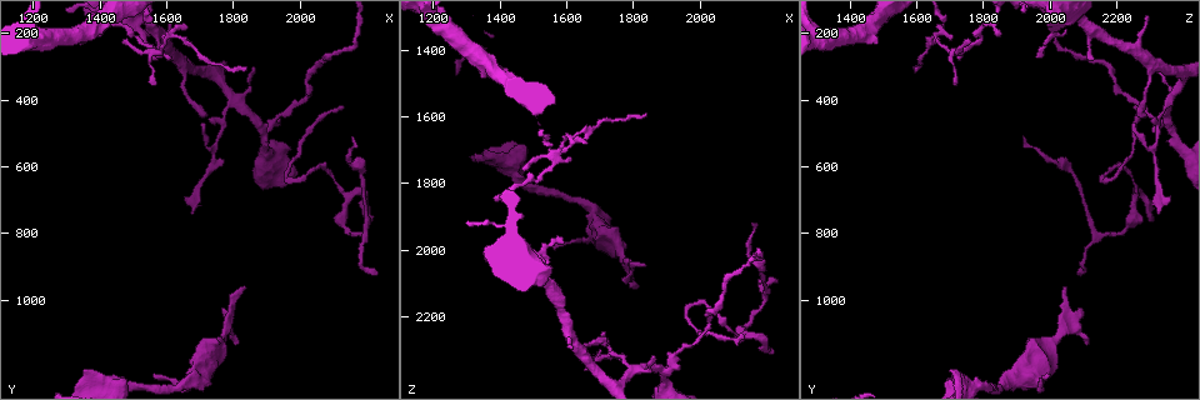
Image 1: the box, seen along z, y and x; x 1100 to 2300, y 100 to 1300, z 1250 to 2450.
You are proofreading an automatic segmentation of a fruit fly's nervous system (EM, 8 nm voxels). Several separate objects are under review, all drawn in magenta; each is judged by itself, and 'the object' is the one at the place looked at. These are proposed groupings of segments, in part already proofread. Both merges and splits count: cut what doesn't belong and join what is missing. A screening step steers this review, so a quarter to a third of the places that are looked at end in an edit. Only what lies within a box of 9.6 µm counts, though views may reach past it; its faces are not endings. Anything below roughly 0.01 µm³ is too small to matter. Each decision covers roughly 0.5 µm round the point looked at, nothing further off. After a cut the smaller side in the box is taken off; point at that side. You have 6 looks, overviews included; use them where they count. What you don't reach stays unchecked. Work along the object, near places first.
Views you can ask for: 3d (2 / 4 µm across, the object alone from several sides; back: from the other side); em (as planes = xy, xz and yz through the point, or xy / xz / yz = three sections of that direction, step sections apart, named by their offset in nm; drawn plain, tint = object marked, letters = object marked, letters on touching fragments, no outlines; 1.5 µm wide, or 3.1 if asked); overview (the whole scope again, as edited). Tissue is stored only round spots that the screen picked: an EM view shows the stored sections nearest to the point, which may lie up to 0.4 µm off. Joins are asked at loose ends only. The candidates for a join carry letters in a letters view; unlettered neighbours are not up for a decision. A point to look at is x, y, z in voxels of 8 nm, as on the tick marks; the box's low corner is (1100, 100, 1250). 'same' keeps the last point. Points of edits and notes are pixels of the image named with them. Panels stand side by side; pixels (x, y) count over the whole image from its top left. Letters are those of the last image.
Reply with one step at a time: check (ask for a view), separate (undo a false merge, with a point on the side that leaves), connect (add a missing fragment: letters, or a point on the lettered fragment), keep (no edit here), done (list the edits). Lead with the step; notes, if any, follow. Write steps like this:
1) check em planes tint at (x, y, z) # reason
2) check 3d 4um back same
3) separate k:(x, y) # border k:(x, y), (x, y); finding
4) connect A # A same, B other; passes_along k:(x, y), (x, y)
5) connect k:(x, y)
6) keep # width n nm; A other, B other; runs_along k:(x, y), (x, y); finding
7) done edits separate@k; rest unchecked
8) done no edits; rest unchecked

check em yz step 4 tint at (1840, 300, 1600) # tapers out

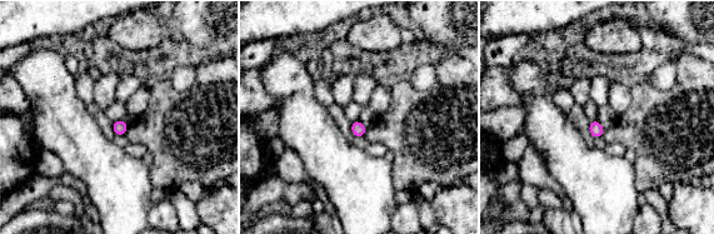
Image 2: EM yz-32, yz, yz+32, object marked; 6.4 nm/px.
check em planes tint same

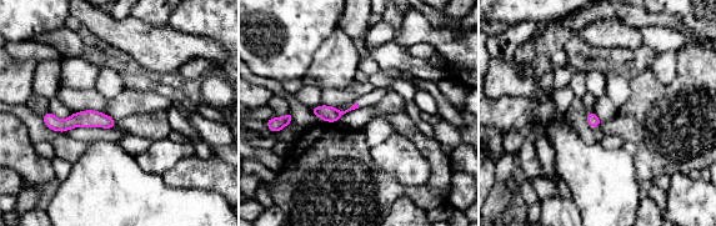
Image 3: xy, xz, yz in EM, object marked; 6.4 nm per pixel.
check em planes letters same # what lies round it

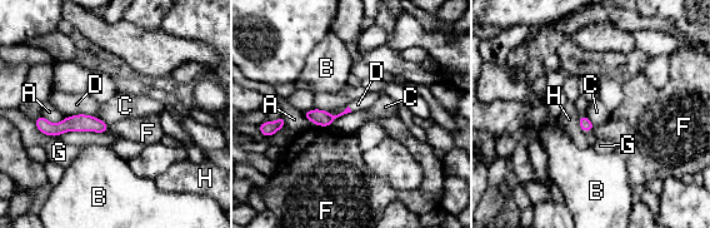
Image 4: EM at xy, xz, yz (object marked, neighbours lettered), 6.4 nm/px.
keep # longest_contact D 180 nm; A other, B other, C other, D other, F other, G other, H other; none of them fits

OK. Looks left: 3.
check 3d 2um back at (1590, 270, 1960) # thin end

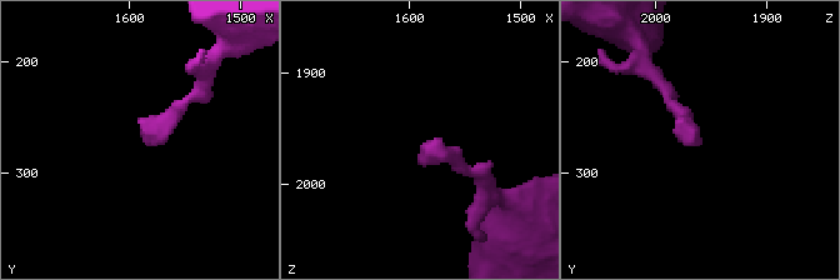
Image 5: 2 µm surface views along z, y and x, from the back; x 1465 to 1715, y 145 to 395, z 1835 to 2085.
check em xz step 8 tint at (1592, 268, 1968) # shape alone is not enough

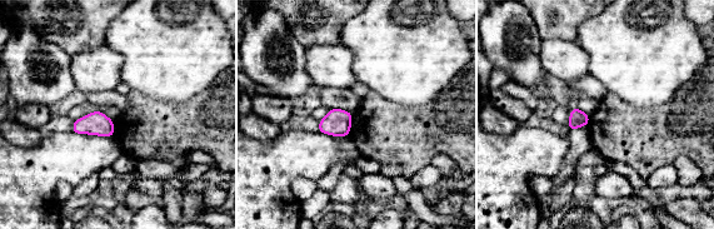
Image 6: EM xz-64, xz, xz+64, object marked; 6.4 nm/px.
check em planes letters same # cut it another way

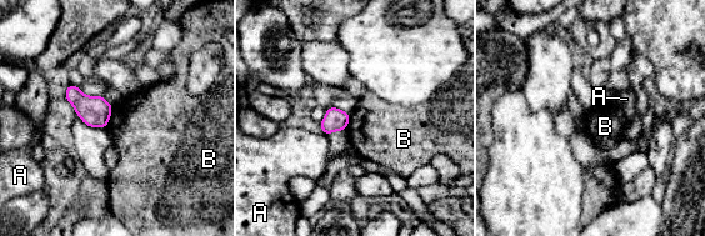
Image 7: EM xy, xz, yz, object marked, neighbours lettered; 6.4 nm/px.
keep # A other, B other; border 7:(113, 105), (109, 122), (105, 126); no lettered fragment goes on from it

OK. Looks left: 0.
done no edits; rest unchecked

